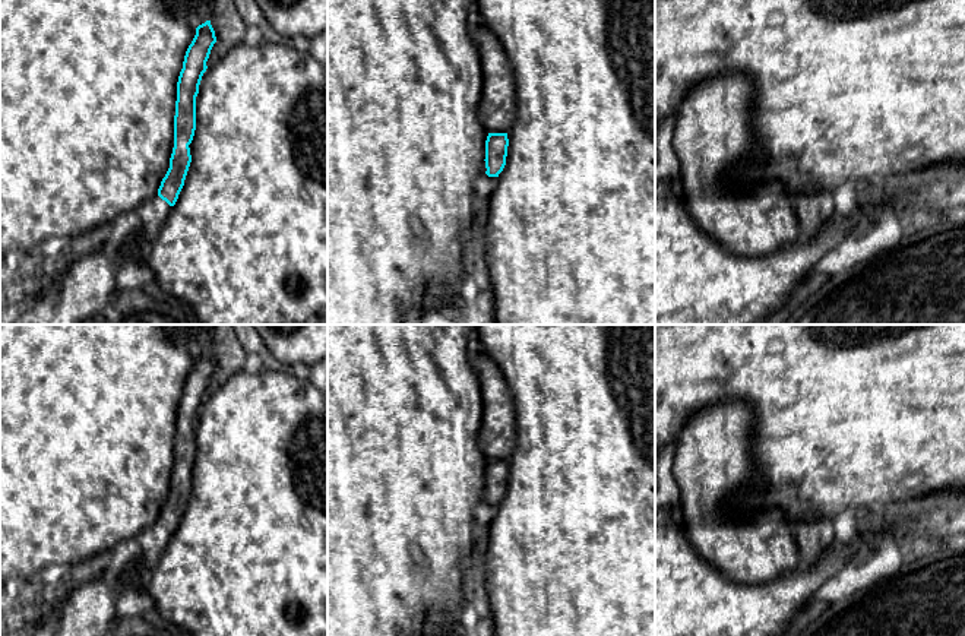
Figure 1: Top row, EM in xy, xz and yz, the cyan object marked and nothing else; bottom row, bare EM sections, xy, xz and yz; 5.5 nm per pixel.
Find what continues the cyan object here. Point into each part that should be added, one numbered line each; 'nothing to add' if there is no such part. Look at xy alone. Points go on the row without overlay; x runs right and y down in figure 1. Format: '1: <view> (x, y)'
1: xy (148, 547)

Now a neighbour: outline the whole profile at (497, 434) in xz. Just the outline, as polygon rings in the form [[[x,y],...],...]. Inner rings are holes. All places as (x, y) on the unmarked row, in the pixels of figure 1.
[[[484,352],[469,355],[482,398],[482,421],[478,447],[487,461],[507,461],[516,446],[516,417],[512,392],[496,366]]]

